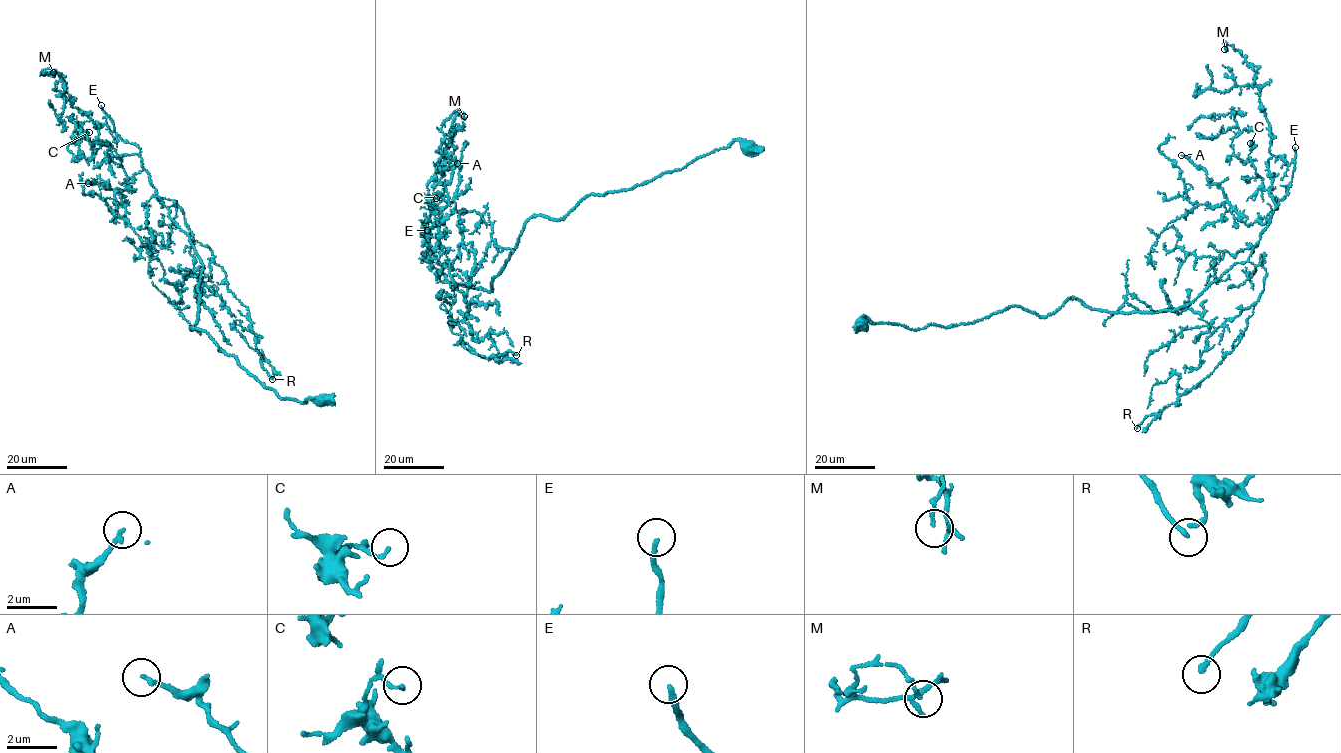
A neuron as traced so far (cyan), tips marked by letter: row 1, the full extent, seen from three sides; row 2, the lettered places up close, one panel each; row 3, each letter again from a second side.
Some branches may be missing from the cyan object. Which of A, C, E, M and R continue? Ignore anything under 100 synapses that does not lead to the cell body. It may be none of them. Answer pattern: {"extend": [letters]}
{"extend": ["E"]}

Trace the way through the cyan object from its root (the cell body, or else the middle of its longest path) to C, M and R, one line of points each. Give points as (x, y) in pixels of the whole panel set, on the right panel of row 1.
C: (862, 323), (947, 327), (1014, 305), (1042, 317), (1071, 296), (1125, 314), (1185, 306), (1269, 223), (1250, 143)
M: (862, 323), (1189, 304), (1275, 206), (1255, 71), (1224, 49)
R: (862, 323), (1042, 317), (1071, 296), (1173, 311), (1262, 266), (1237, 345), (1137, 428)

